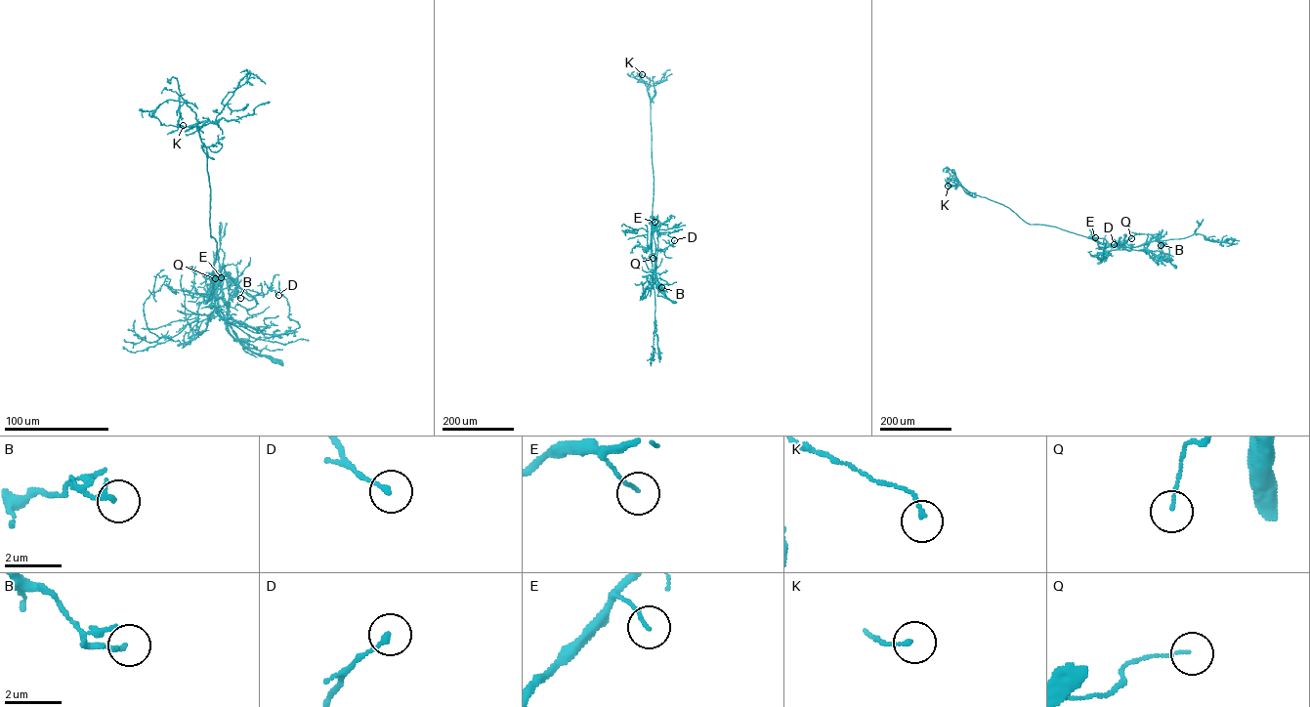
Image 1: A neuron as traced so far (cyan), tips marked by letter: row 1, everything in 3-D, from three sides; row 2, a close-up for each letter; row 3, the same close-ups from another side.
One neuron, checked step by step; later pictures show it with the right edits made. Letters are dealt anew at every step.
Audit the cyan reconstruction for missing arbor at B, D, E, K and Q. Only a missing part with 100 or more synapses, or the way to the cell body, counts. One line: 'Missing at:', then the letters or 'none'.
Missing at: none

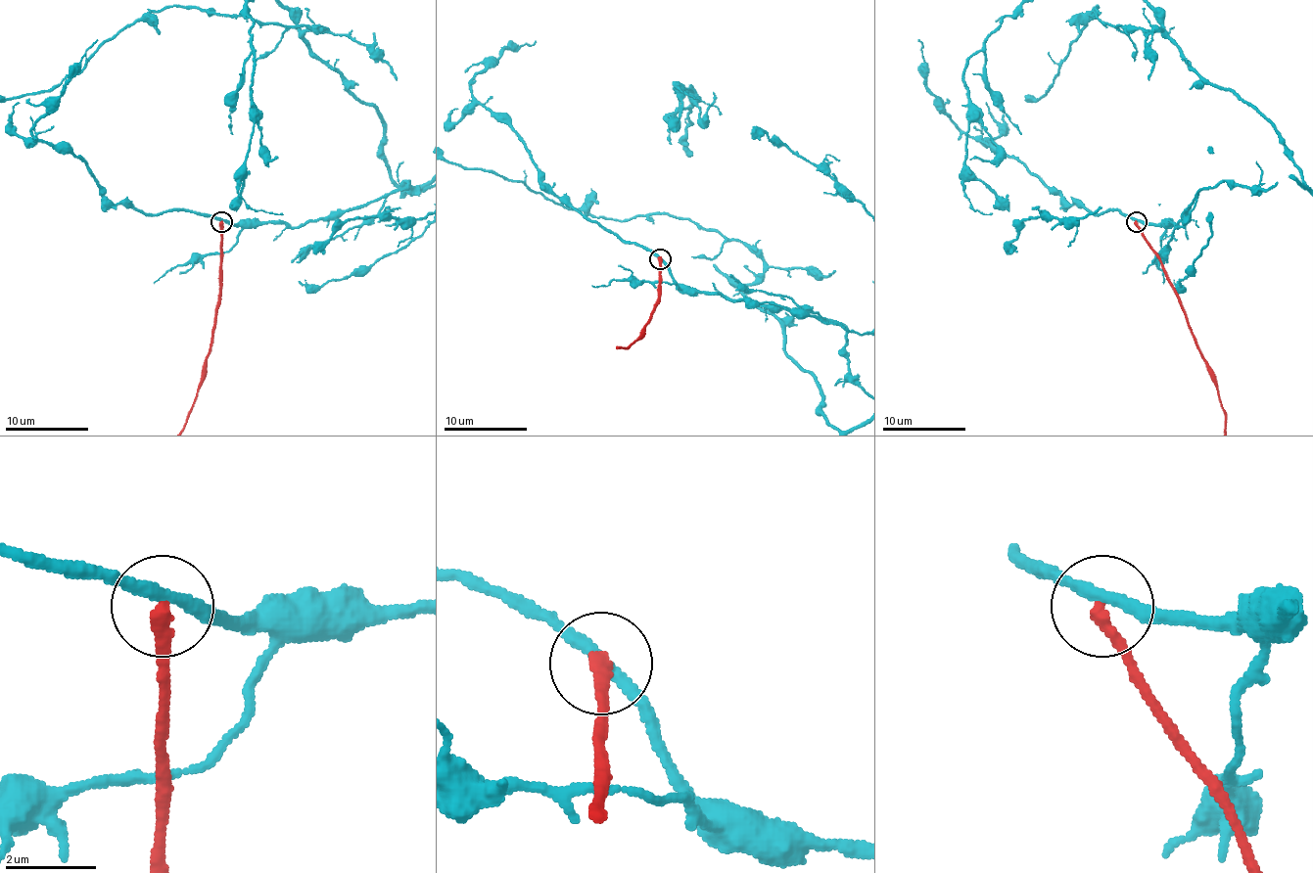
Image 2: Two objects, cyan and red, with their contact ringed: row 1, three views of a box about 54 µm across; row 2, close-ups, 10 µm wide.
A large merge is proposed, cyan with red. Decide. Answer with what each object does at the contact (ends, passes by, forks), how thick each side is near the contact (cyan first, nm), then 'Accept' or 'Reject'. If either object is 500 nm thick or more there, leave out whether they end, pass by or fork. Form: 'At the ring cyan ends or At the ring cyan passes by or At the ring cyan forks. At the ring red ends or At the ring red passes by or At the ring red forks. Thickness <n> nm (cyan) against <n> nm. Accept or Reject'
At the ring cyan passes by. At the ring red ends. Thickness 280 nm (cyan) against 300 nm. Reject

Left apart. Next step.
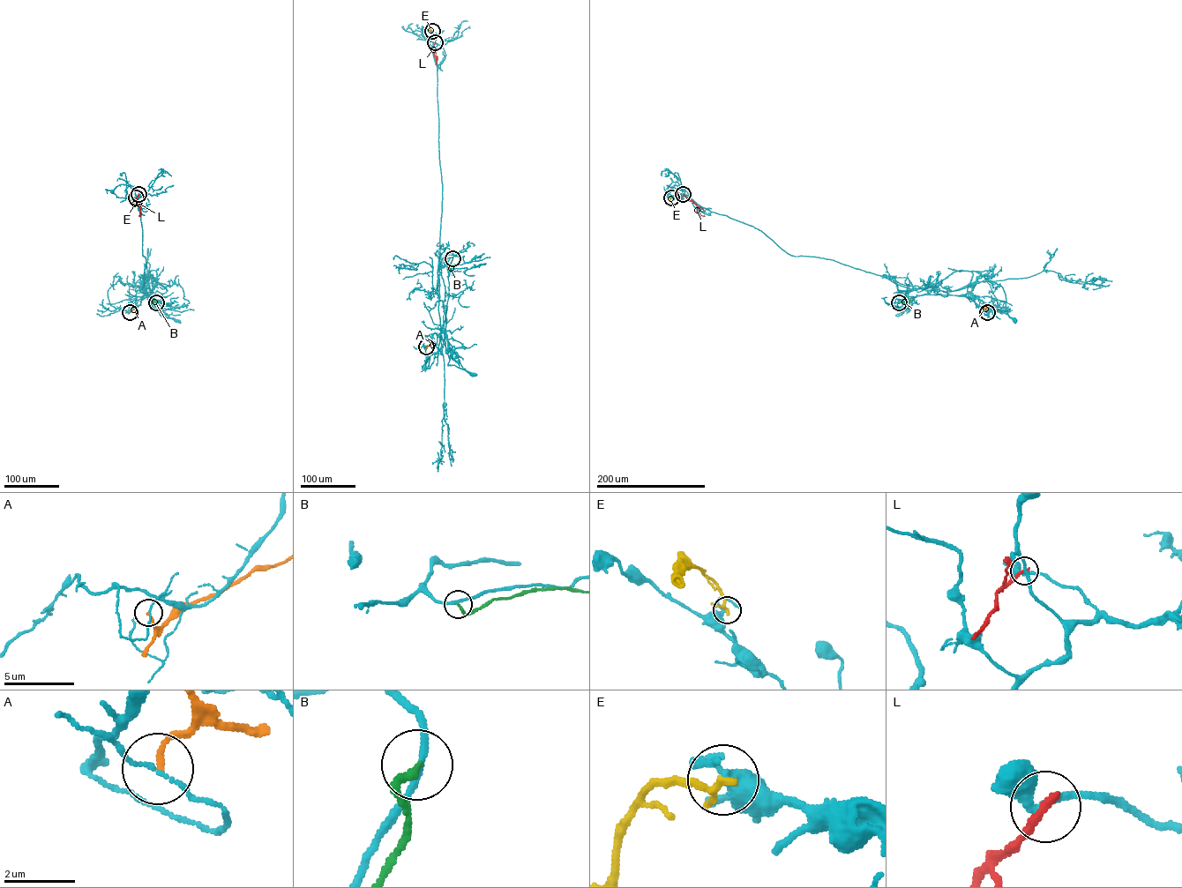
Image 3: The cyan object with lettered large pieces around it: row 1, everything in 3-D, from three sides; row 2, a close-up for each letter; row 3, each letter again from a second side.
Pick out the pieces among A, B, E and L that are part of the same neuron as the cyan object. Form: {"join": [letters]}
{"join": []}

